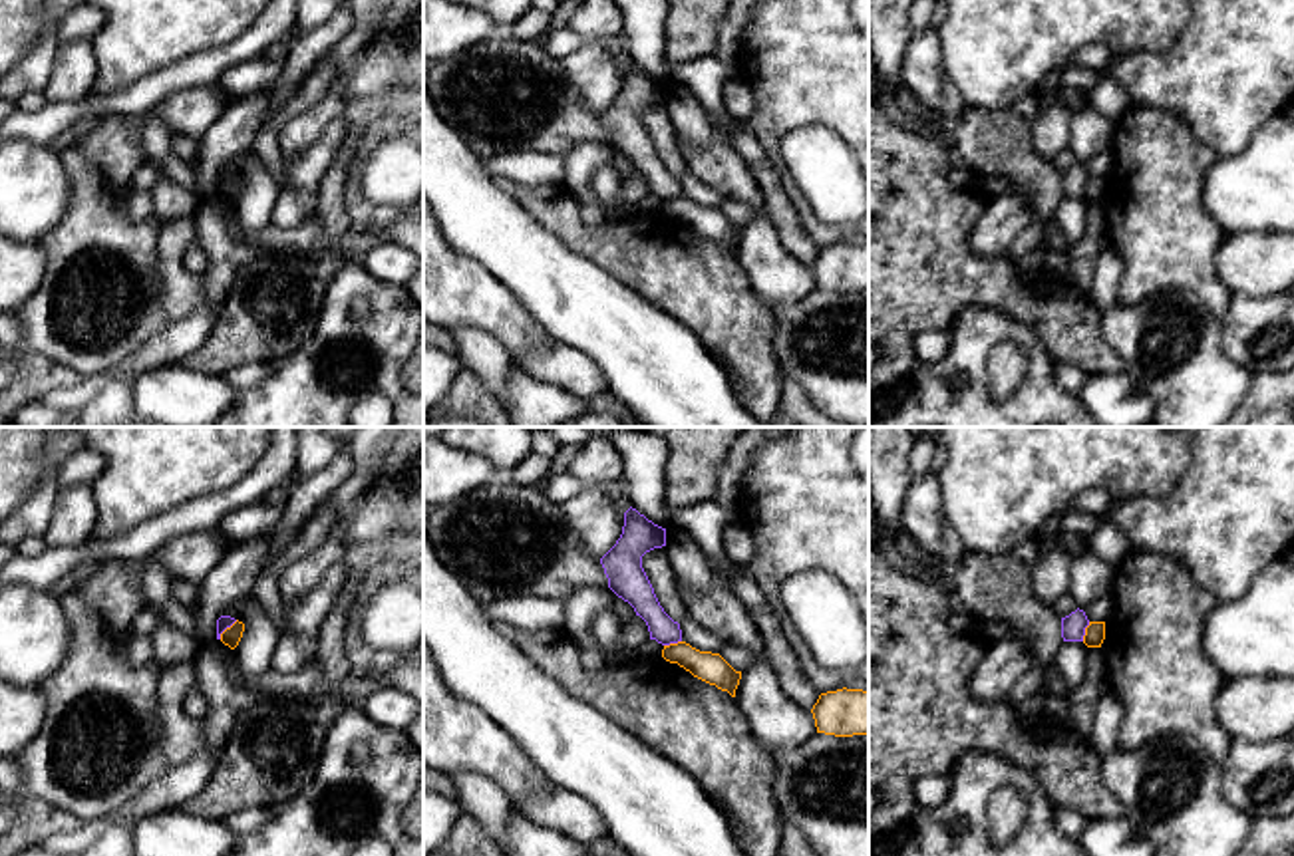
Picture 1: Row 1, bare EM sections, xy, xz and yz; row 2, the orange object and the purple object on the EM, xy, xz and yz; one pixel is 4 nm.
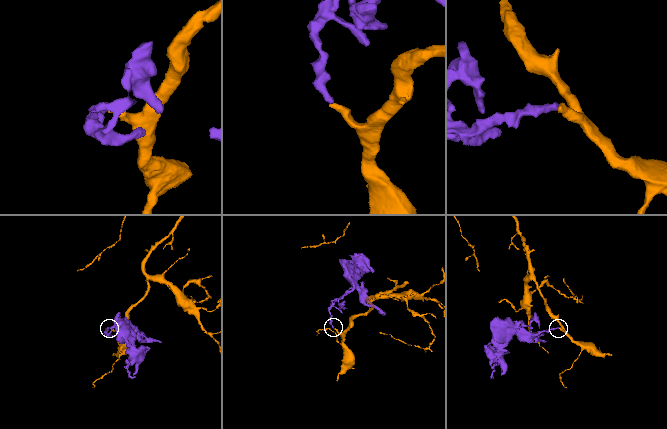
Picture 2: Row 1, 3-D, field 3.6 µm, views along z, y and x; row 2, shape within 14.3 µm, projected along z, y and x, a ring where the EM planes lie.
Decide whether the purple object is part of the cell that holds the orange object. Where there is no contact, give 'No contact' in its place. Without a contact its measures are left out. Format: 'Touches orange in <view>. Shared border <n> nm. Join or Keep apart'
Touches orange in xy. Shared border 110 nm. Keep apart

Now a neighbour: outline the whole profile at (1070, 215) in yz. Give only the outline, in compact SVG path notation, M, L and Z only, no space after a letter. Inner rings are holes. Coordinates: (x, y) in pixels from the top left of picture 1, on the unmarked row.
M1063 197L1055 211L1057 228L1067 244L1073 246L1085 232L1087 201L1083 197Z

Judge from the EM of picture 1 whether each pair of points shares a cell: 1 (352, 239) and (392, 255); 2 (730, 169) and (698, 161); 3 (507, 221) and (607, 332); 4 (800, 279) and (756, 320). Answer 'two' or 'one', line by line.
1: two
2: one
3: one
4: two

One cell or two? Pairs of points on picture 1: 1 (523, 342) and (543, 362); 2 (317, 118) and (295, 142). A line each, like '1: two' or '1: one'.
1: two
2: one

